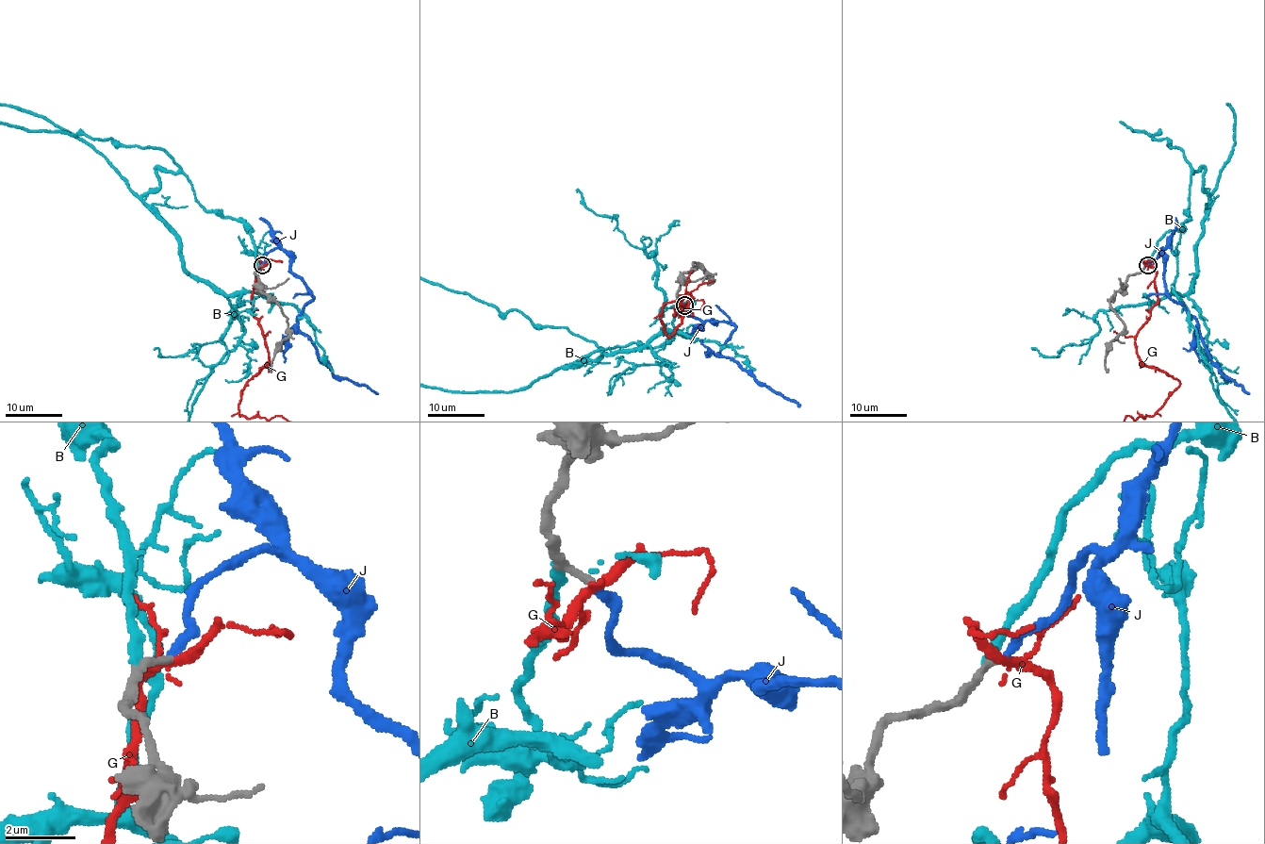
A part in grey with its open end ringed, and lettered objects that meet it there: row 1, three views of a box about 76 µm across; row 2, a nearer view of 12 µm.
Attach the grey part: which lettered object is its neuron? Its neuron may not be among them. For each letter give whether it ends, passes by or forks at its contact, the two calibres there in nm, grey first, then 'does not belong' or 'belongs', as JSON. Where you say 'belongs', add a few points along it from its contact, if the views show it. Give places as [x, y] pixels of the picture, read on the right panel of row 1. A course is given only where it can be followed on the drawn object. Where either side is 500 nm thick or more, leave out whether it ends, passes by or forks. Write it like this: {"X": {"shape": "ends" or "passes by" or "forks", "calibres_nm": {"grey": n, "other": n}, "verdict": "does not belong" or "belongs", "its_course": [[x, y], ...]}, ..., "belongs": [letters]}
{"B": {"shape": "ends", "calibres_nm": {"grey": 320, "other": 320}, "verdict": "does not belong"}, "G": {"shape": "forks", "calibres_nm": {"grey": 220, "other": 240}, "verdict": "does not belong"}, "J": {"shape": "ends", "calibres_nm": {"grey": 220, "other": 260}, "verdict": "belongs", "its_course": [[1147, 265], [1163, 248], [1166, 292], [1196, 320], [1199, 336], [1208, 355], [1224, 375], [1247, 394]]}, "belongs": ["J"]}

